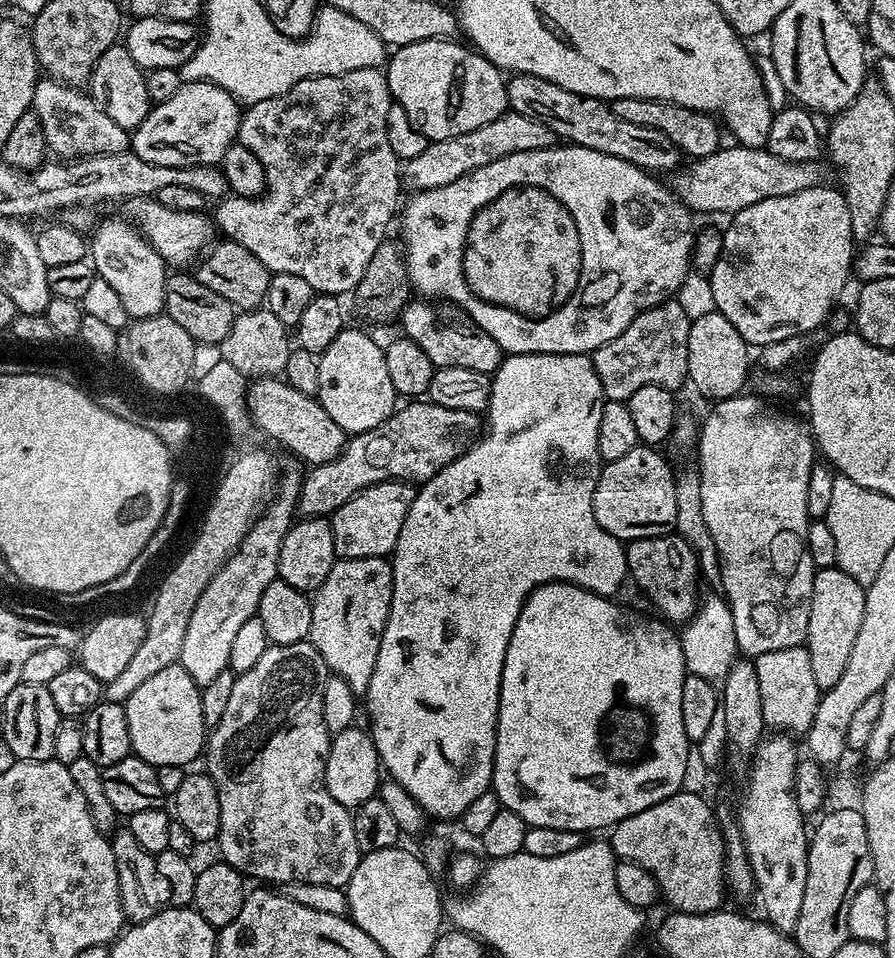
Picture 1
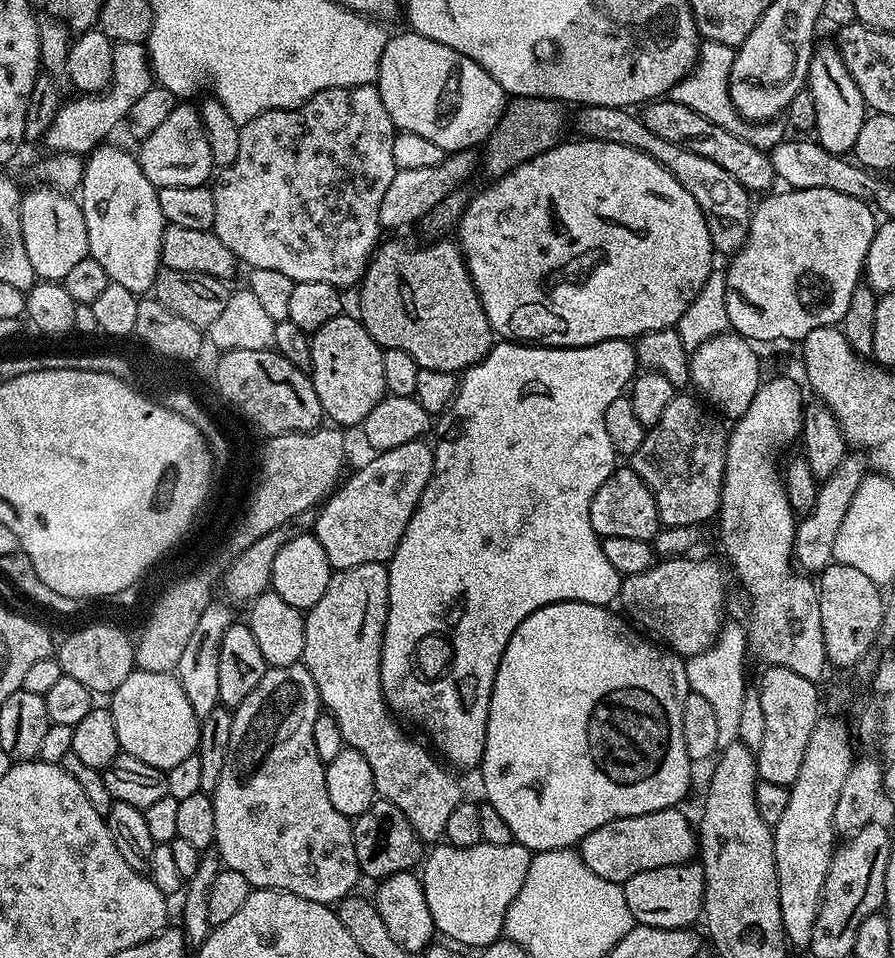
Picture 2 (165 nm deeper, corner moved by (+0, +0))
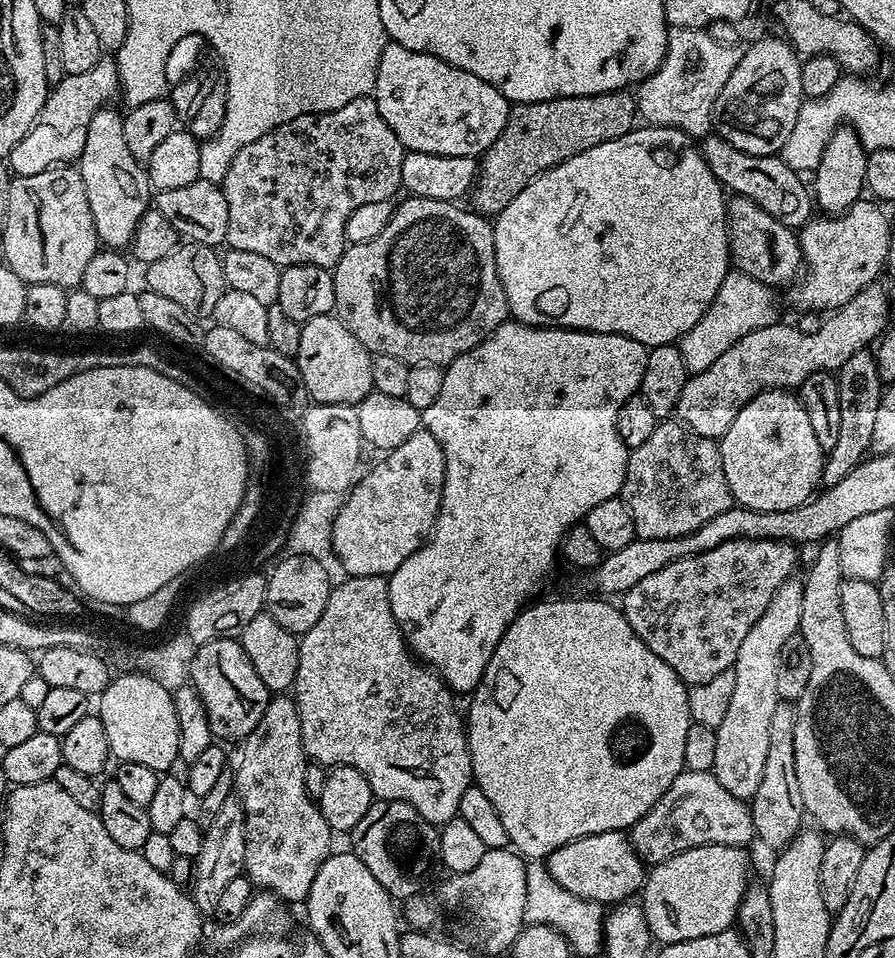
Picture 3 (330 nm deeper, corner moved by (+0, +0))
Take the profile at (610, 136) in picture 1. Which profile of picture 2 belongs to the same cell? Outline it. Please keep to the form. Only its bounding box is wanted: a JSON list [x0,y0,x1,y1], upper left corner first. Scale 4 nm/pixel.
[574,104,754,258]

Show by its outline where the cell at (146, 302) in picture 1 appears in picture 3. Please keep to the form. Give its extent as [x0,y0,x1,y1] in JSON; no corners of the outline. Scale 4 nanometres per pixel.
[78,106,150,250]

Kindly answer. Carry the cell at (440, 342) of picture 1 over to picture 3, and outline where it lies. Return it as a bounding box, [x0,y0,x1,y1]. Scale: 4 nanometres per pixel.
[331,196,509,366]

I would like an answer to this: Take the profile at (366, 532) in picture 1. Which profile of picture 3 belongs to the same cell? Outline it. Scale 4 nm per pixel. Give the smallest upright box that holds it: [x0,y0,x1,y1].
[332,430,446,578]

